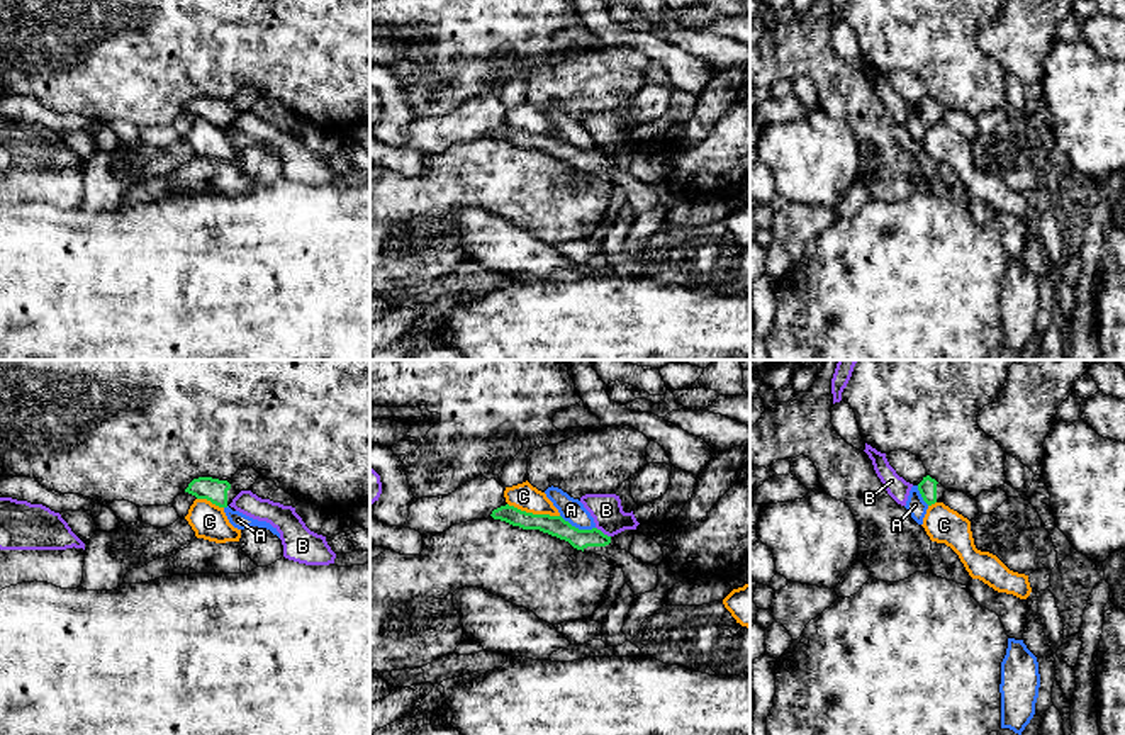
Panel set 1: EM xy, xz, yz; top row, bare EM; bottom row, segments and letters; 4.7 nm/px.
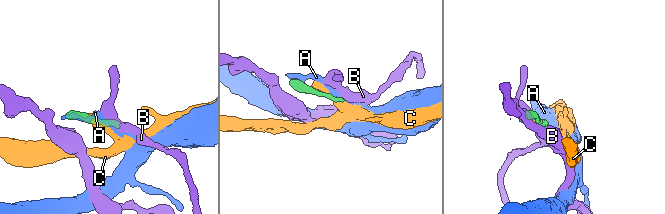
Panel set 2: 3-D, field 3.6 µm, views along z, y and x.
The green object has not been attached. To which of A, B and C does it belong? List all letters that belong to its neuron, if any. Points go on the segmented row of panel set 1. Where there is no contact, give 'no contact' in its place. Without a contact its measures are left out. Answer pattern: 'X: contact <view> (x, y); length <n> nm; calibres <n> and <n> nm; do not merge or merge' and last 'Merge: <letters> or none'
A: contact xz (577, 528); length 180 nm; calibres 100 and 110 nm; do not merge
B: contact xz (601, 532); length 90 nm; calibres 100 and 150 nm; do not merge
C: contact xz (531, 513); length 260 nm; calibres 100 and 130 nm; do not merge
Merge: none

